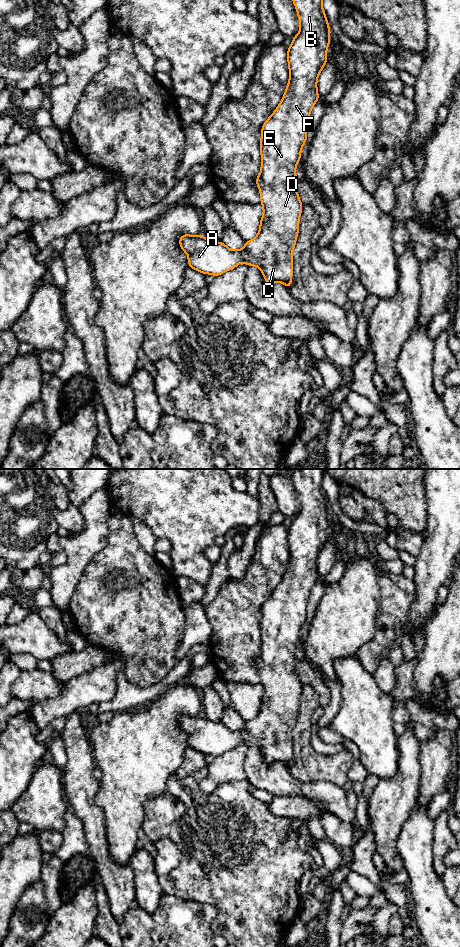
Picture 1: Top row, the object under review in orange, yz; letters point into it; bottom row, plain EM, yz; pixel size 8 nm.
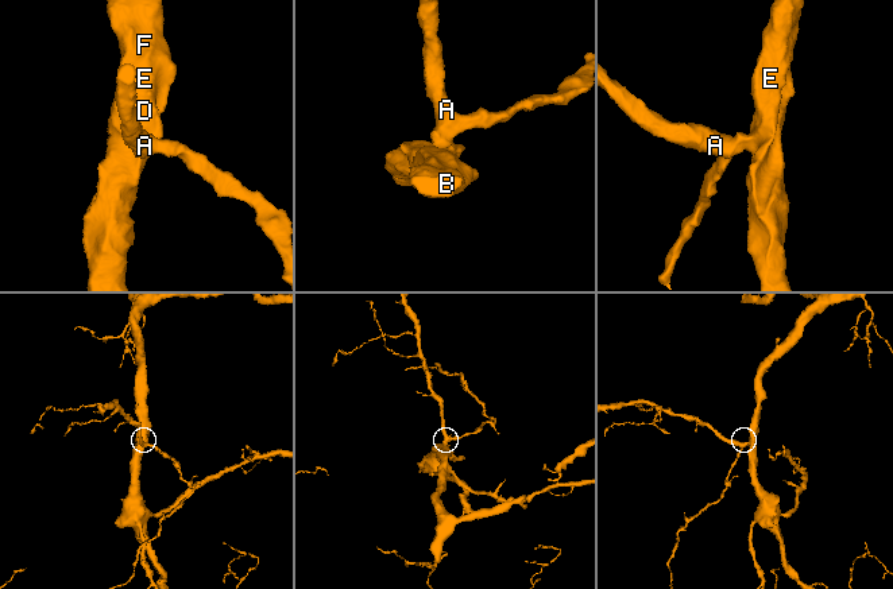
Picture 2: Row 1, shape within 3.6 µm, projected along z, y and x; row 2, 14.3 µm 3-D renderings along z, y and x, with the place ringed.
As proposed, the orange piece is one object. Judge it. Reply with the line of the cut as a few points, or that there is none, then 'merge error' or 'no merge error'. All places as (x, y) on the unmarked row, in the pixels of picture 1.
cut none; no merge error

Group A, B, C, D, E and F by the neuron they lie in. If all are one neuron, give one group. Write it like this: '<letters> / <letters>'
A B C D E F

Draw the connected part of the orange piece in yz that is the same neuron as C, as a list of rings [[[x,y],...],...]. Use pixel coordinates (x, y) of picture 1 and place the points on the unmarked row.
[[[295,469],[292,481],[300,501],[300,510],[288,528],[289,562],[280,584],[265,601],[261,609],[261,651],[256,658],[260,670],[263,696],[256,717],[245,722],[240,730],[232,730],[223,722],[213,722],[203,715],[184,714],[179,718],[181,729],[188,735],[188,744],[203,754],[218,756],[244,742],[259,747],[268,765],[283,763],[289,769],[292,763],[292,733],[299,712],[302,683],[295,669],[296,646],[301,638],[301,629],[307,619],[309,596],[319,579],[317,560],[325,546],[329,522],[329,503],[323,490],[325,469]]]

